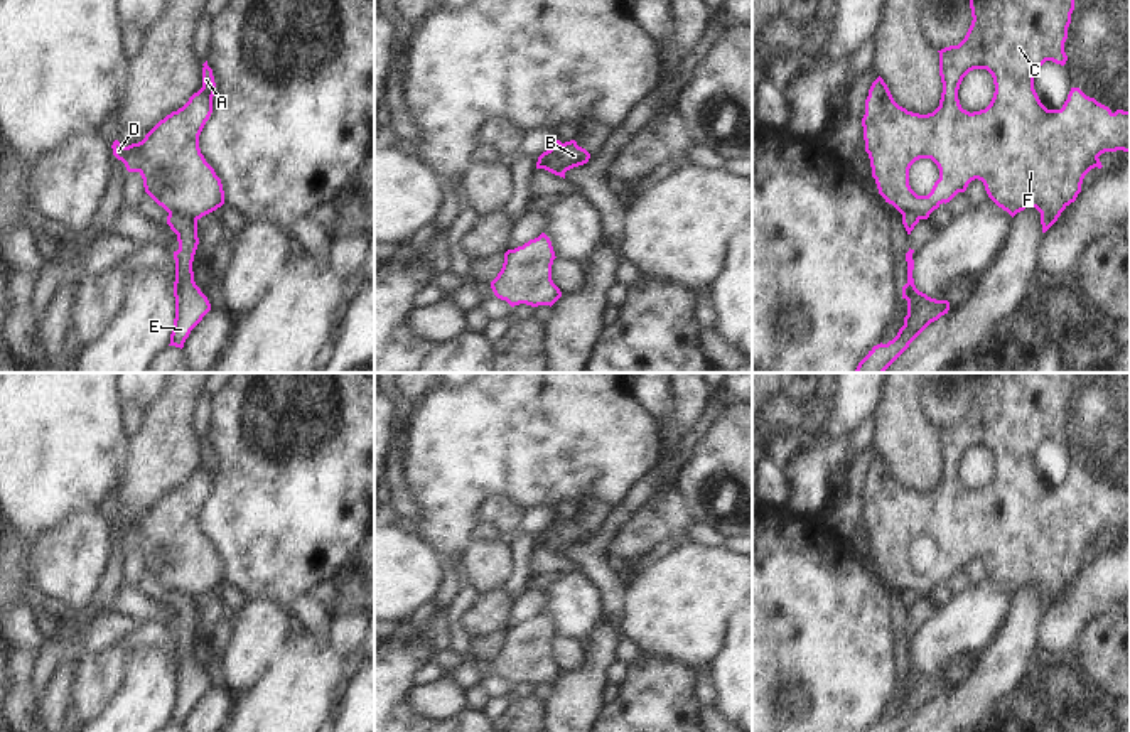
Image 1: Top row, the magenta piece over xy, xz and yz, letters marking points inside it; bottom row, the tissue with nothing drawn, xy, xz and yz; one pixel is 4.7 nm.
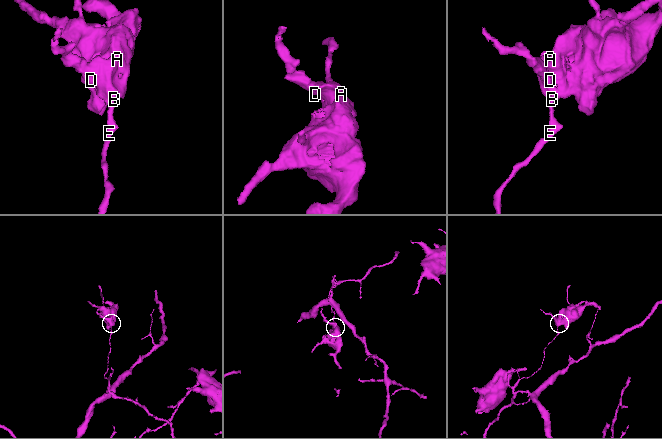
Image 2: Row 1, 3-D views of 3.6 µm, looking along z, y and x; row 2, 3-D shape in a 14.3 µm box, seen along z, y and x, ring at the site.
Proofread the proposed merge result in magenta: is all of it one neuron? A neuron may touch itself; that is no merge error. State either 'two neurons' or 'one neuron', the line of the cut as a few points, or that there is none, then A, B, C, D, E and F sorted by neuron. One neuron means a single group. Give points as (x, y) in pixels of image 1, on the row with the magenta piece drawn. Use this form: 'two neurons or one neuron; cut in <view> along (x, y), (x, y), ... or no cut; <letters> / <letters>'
two neurons; cut in xy along (169, 211), (179, 211), (196, 221); A B C D F / E

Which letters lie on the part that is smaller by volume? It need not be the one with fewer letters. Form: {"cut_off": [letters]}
{"cut_off": ["A", "B", "C", "D", "F"]}

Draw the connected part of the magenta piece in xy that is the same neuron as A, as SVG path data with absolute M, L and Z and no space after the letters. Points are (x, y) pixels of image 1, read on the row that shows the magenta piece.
M207 61L202 64L202 88L189 101L160 120L142 142L128 147L113 142L113 155L121 160L128 172L138 172L143 179L145 192L167 213L180 213L197 221L224 204L221 179L206 162L199 148L199 135L213 113L213 96L216 89L213 69Z

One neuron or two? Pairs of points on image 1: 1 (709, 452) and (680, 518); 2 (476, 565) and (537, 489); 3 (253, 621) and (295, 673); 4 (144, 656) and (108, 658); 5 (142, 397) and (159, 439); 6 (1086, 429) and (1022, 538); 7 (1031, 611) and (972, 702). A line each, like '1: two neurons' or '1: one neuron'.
1: two neurons
2: two neurons
3: two neurons
4: two neurons
5: two neurons
6: one neuron
7: one neuron

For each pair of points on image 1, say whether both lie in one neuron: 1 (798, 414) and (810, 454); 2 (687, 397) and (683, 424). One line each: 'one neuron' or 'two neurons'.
1: two neurons
2: one neuron

